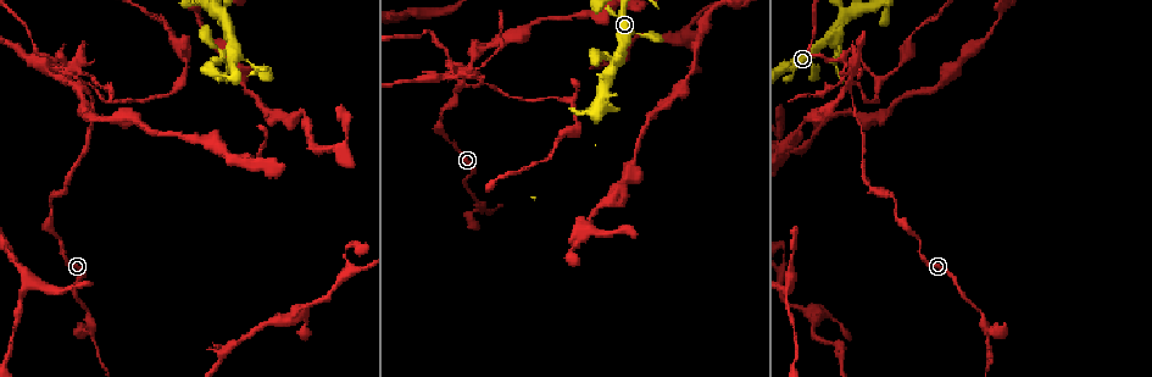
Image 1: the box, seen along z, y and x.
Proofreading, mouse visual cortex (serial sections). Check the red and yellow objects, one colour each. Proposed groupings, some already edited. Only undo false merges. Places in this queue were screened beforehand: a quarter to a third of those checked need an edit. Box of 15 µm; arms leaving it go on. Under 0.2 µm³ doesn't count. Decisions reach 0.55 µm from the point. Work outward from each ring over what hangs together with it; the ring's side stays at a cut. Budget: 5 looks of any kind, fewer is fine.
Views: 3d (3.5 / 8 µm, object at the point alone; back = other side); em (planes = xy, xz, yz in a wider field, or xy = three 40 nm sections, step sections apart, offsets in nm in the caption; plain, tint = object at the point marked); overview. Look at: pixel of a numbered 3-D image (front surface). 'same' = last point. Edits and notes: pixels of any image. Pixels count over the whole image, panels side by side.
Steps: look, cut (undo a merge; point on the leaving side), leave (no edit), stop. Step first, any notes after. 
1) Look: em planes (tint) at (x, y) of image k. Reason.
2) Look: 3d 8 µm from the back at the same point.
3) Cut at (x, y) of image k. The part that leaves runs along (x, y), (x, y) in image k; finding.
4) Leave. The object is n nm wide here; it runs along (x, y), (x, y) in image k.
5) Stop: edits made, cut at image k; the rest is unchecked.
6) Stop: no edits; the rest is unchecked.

Look: 3d 3.5 µm at (440, 119) of image 1. Abrupt turn.

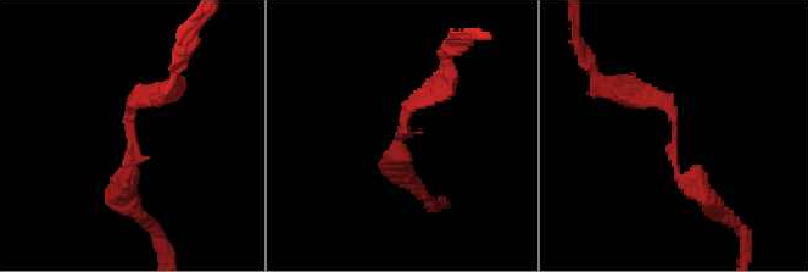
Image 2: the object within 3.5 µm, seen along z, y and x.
Look: em xy step 1 (tint) at (133, 128) of image 2. The arms are 150, 300 nm wide; now the EM.

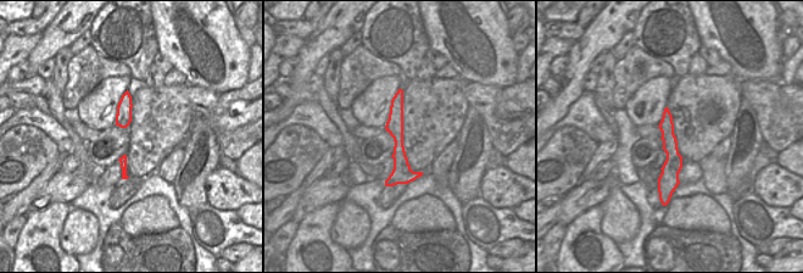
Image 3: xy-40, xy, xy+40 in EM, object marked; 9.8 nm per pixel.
Leave. The object is 170 nm wide here; it runs along (707, 199), (672, 161), (669, 109), (625, 98) in image 2; one cell here.

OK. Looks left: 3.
Look: 3d 8 µm at (477, 73) of image 1. Four or more arms meet.

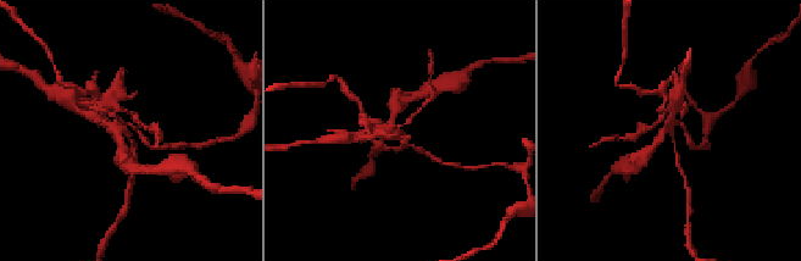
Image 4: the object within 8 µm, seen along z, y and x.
Look: em xy step 3 (tint) at (673, 129) of image 4.

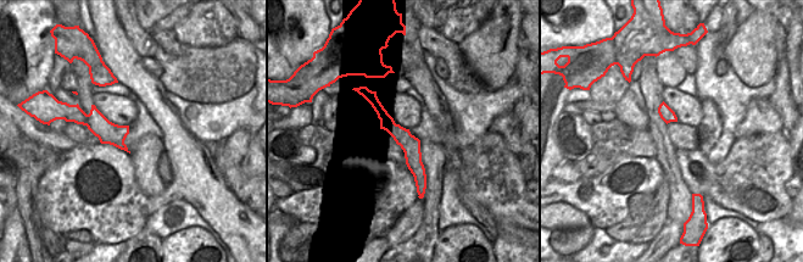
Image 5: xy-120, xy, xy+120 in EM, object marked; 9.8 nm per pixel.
Cut at (370, 135) of image 4. The object is 190 nm wide here; the part that leaves runs along (394, 128), (396, 103), (404, 100) in image 4; a second cell is stuck on.

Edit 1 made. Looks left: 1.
Stop: edits made, cut at image 4; the rest is unchecked.

